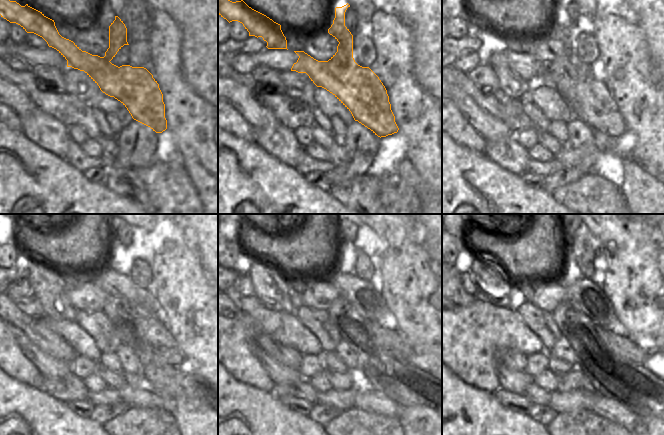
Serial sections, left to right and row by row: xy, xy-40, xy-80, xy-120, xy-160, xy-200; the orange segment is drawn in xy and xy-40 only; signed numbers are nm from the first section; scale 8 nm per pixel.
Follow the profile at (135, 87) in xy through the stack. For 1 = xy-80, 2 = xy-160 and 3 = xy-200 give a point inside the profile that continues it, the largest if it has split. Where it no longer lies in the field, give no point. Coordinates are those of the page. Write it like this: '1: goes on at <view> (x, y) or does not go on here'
1: goes on at xy-80 (590, 101)
2: goes on at xy-160 (391, 342)
3: goes on at xy-200 (622, 347)

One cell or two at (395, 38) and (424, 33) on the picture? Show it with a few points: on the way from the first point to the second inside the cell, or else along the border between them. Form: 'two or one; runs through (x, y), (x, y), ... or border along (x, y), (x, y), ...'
two; border along (397, 17), (412, 34), (412, 59)

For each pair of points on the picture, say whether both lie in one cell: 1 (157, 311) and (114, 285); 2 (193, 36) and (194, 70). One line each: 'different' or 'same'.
1: same
2: same

